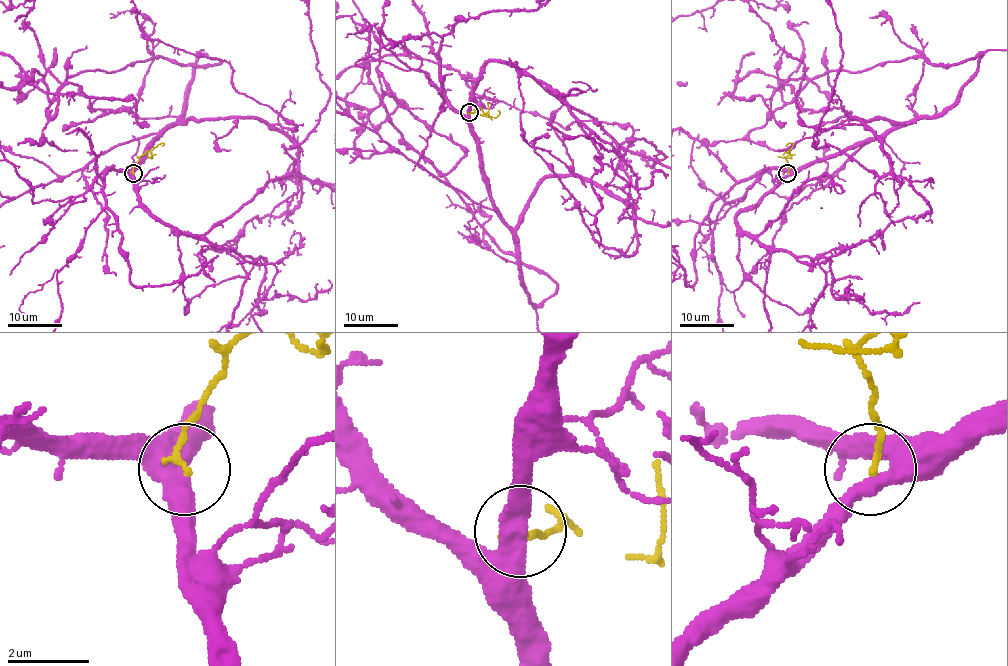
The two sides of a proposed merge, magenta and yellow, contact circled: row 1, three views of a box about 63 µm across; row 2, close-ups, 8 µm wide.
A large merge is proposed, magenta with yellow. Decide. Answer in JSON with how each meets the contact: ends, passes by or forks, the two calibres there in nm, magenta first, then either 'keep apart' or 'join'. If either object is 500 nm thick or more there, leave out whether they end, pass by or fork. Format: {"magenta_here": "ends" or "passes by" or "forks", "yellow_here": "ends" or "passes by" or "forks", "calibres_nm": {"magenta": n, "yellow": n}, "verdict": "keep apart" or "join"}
{"magenta_here": "passes by", "yellow_here": "ends", "calibres_nm": {"magenta": 460, "yellow": 160}, "verdict": "keep apart"}

